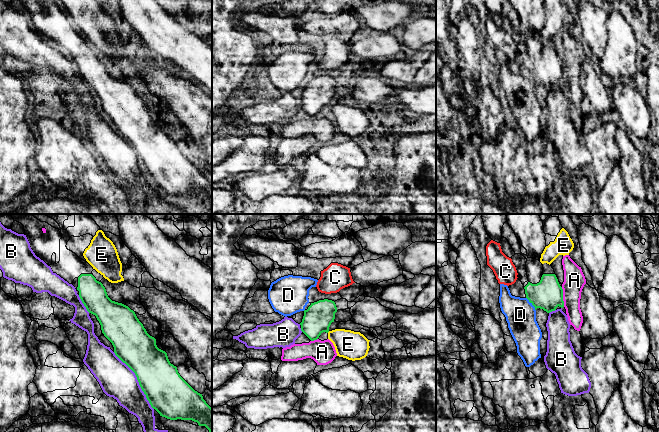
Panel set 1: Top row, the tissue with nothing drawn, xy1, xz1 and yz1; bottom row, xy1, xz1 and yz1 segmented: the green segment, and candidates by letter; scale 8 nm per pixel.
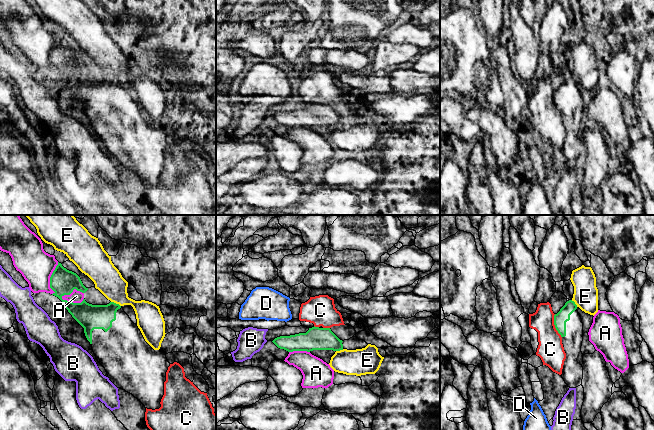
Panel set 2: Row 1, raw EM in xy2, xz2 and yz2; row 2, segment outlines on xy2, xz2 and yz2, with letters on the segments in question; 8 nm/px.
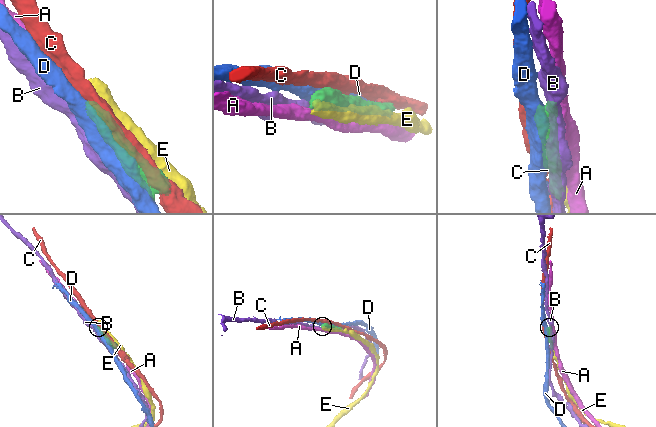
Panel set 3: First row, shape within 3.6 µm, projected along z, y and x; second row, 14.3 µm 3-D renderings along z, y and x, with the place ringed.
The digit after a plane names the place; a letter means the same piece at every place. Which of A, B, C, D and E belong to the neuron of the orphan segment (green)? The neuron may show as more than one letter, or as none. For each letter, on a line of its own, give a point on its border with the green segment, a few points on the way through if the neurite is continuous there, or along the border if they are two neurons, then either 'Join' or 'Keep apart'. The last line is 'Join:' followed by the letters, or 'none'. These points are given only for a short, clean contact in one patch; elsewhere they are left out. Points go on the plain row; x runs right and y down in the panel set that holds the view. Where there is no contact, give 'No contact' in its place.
A: Touches green at xy2 (72, 67). Keep apart
B: Touches green at xy1 (138, 157). Keep apart
C: Touches green at yz2 (555, 102). Keep apart
D: Touches green at yz1 (532, 80). Keep apart
E: Touches green at xy2 (115, 79). Keep apart
Join: none

